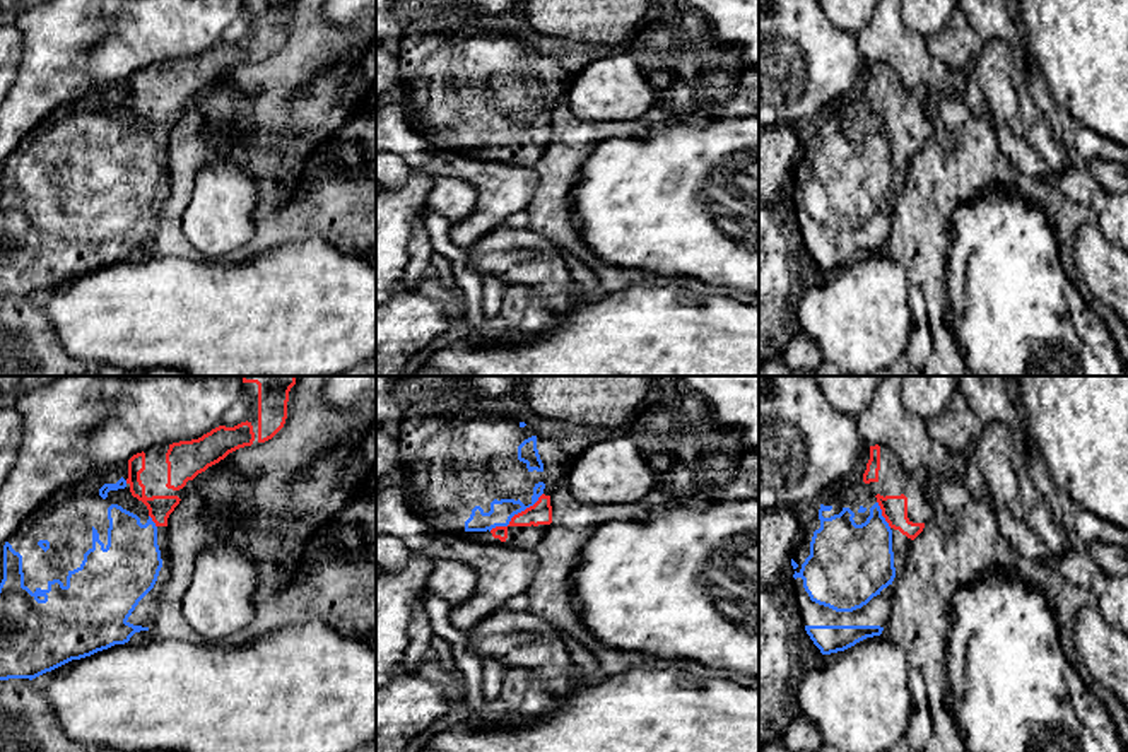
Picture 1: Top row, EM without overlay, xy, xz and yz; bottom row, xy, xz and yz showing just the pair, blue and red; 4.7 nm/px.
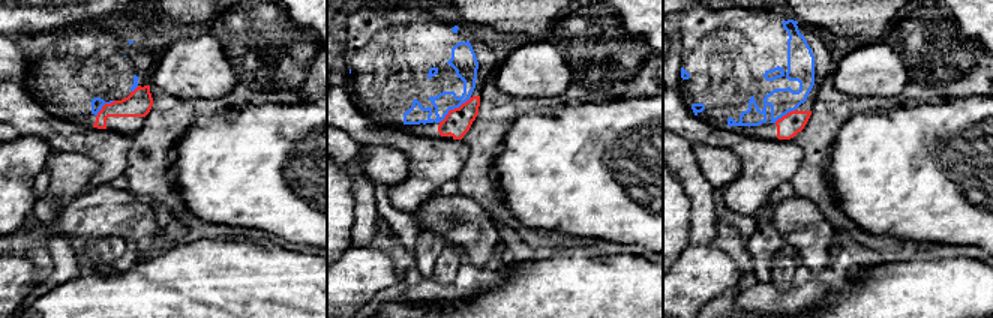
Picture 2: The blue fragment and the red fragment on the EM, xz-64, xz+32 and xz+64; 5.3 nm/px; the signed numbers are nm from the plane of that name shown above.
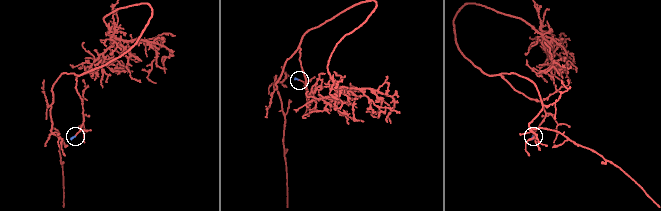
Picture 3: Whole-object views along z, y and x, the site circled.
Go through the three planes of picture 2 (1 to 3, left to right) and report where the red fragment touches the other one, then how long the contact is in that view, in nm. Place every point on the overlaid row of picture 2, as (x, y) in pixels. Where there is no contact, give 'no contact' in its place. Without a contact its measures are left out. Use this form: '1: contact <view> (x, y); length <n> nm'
1: contact xz-64 (104, 104); length 130 nm
2: contact xz+32 (453, 108); length 220 nm
3: contact xz+64 (785, 114); length 140 nm

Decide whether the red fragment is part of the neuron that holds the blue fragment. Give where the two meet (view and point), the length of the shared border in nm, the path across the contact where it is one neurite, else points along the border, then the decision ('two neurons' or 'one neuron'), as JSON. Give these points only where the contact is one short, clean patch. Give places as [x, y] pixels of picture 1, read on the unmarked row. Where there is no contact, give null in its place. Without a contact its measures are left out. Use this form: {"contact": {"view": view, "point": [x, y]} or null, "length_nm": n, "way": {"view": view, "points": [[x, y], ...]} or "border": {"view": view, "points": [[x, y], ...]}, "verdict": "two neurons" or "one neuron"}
{"contact": {"view": "xz", "point": [515, 130]}, "length_nm": 320, "way": {"view": "xz", "points": [[501, 129], [515, 130], [540, 130]]}, "verdict": "one neuron"}

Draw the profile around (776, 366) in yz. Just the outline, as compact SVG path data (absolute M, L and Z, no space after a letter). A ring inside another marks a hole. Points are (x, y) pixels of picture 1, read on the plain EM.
M783 357L767 359L759 366L759 376L817 376L815 371L793 371Z

